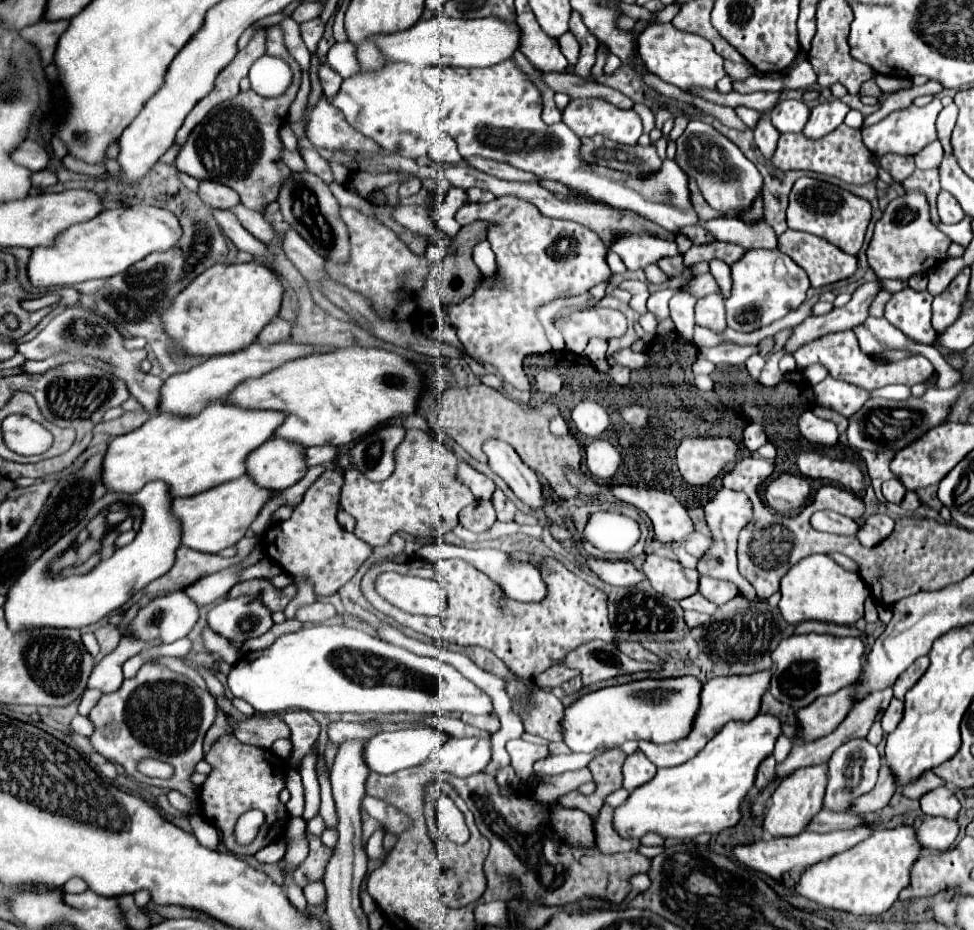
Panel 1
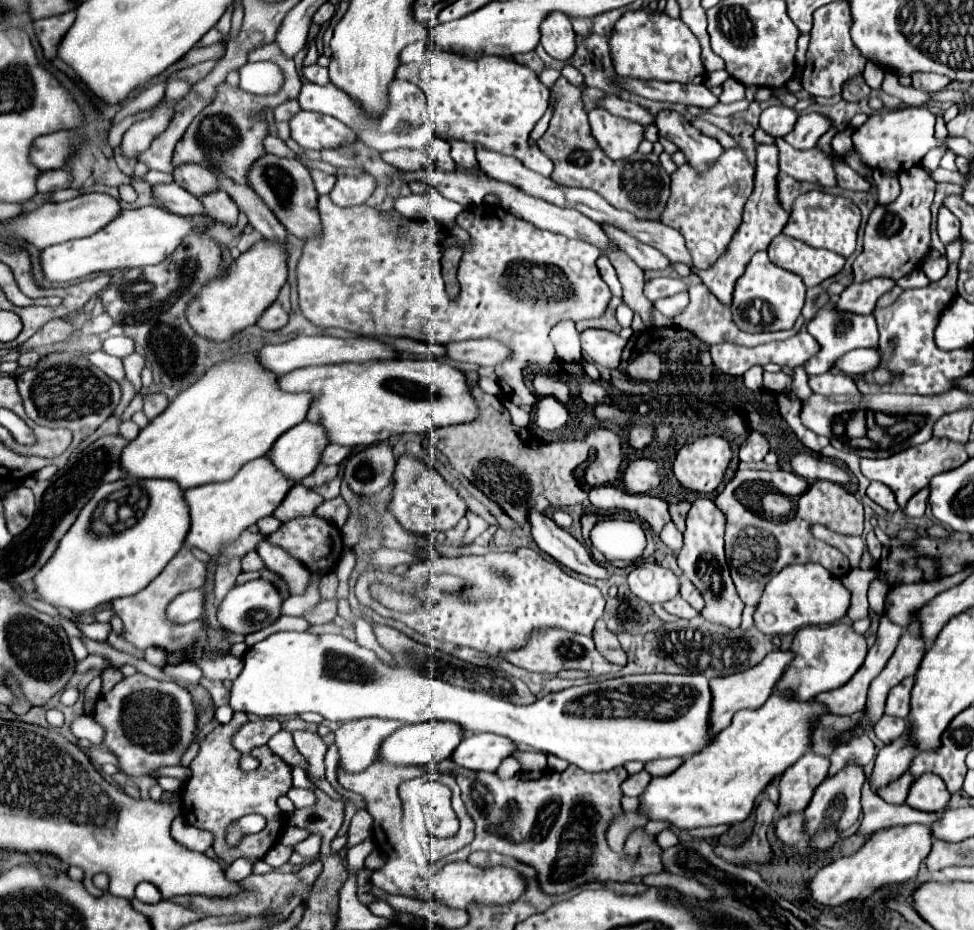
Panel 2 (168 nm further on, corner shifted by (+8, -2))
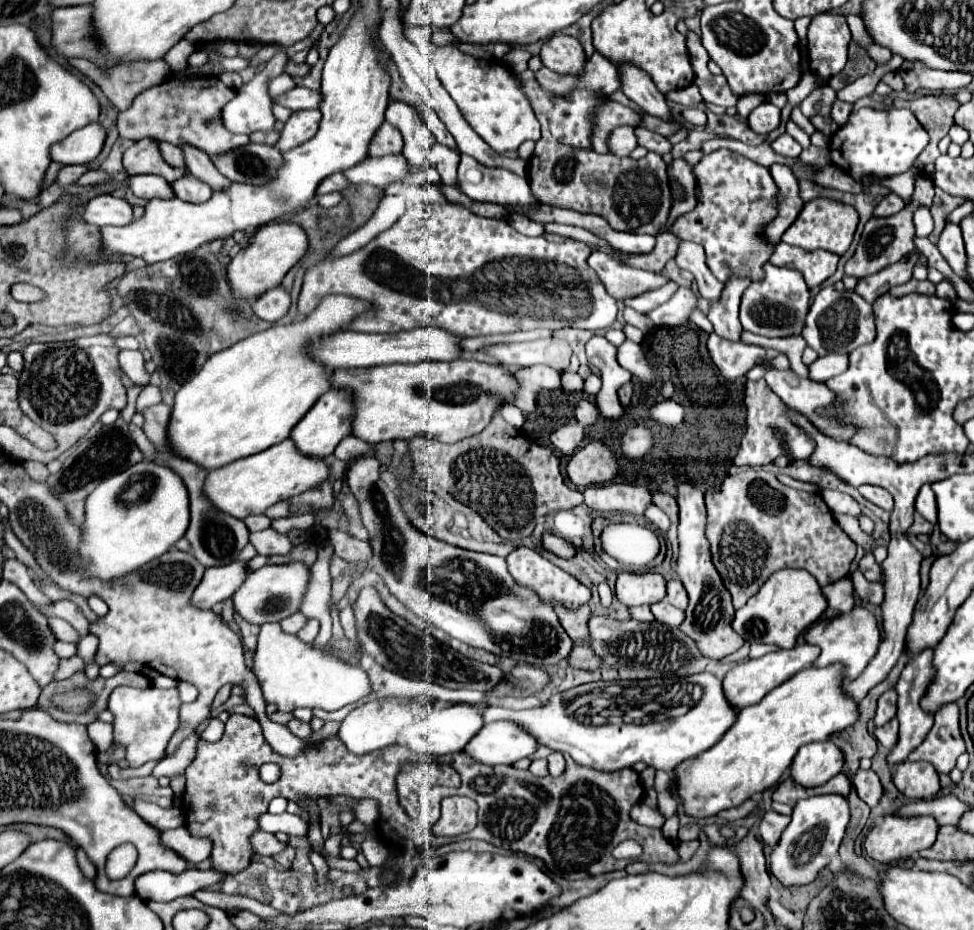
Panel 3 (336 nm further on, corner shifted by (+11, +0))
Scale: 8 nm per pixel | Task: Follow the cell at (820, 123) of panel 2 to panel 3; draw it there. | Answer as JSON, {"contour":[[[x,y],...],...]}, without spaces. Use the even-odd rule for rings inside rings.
{"contour":[[[786,132],[772,142],[772,148],[774,148],[776,154],[790,156],[790,158],[796,158],[796,156],[802,152],[802,146],[800,146],[790,134],[786,134]]]}

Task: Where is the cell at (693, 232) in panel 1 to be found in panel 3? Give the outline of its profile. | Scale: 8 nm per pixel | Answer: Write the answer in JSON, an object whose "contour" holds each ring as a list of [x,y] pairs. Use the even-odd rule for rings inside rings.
{"contour":[[[720,148],[704,156],[692,172],[698,188],[698,204],[692,212],[678,216],[668,232],[680,240],[700,244],[706,252],[710,272],[720,282],[724,282],[732,270],[740,272],[738,276],[742,278],[762,278],[762,266],[774,248],[762,242],[760,228],[776,214],[776,186],[768,168],[748,160],[742,154]]]}

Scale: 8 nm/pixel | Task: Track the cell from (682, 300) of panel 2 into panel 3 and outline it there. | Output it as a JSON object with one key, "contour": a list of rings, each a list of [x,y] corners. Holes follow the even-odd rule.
{"contour":[[[668,282],[666,286],[662,286],[662,288],[658,288],[658,290],[650,290],[650,292],[638,296],[638,298],[626,300],[624,304],[626,304],[626,306],[632,306],[632,308],[638,310],[638,312],[652,312],[652,310],[658,308],[660,304],[668,302],[676,290],[678,290],[678,284],[676,284],[676,282]]]}

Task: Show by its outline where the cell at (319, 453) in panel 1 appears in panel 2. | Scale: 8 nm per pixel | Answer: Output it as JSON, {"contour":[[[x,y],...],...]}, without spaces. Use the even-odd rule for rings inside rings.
{"contour":[[[329,444],[329,446],[325,448],[325,452],[323,452],[321,462],[325,462],[325,464],[341,464],[351,452],[353,452],[353,448],[349,448],[349,446]]]}

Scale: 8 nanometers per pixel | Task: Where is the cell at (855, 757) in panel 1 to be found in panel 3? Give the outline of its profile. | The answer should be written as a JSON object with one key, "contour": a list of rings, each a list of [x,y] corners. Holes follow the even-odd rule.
{"contour":[[[824,794],[800,800],[794,806],[792,822],[784,830],[776,850],[770,854],[768,864],[772,868],[772,874],[784,886],[802,886],[812,882],[820,874],[820,870],[830,862],[830,856],[838,852],[848,822],[850,806],[842,794]]]}

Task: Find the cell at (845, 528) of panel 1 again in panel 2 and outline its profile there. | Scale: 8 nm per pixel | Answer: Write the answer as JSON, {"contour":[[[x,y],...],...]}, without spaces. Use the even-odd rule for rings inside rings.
{"contour":[[[815,526],[813,528],[813,534],[829,544],[833,544],[835,548],[839,548],[849,560],[851,560],[851,568],[859,568],[859,562],[861,562],[861,554],[865,550],[865,542],[857,536],[841,536],[841,534],[835,534],[823,526]]]}

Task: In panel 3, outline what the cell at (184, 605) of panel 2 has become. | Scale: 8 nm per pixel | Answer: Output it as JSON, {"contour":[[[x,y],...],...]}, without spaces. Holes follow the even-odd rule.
{"contour":[[[238,560],[218,568],[206,568],[202,582],[196,586],[190,598],[190,604],[200,610],[210,610],[214,604],[230,598],[246,576],[246,564]]]}

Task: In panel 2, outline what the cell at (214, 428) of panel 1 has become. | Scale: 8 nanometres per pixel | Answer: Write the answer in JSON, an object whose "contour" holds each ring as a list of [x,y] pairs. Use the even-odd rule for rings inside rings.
{"contour":[[[243,352],[223,360],[221,364],[215,364],[209,368],[209,372],[205,372],[205,376],[201,376],[201,380],[179,392],[167,410],[149,422],[149,426],[143,428],[129,446],[125,446],[121,454],[123,470],[135,478],[169,478],[175,480],[183,490],[233,478],[243,464],[265,456],[283,432],[297,426],[307,416],[313,396],[309,392],[285,392],[281,388],[277,392],[265,392],[265,386],[279,386],[277,380],[277,374],[265,370],[265,366],[259,364],[255,352]]]}

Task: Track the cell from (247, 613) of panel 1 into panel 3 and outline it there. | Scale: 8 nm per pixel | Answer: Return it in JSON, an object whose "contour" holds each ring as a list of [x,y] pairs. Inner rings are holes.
{"contour":[[[300,562],[286,564],[286,566],[262,566],[248,574],[242,586],[234,592],[234,612],[240,614],[250,624],[264,624],[264,622],[280,622],[282,618],[298,612],[302,594],[306,590],[310,576],[310,568],[302,566]]]}

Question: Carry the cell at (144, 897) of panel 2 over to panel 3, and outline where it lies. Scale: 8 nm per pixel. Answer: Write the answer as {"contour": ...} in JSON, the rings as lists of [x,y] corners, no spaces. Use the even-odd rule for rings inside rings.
{"contour":[[[188,868],[182,874],[170,874],[170,872],[146,872],[136,880],[136,894],[142,900],[154,900],[154,902],[170,902],[180,896],[194,894],[198,890],[210,888],[212,884],[220,882],[224,878],[224,872],[220,870],[198,870]]]}

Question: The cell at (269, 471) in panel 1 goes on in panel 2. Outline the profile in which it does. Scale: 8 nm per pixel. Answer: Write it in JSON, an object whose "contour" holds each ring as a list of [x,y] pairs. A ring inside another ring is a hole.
{"contour":[[[303,420],[301,424],[287,430],[273,444],[269,456],[281,472],[301,482],[307,474],[311,474],[317,468],[321,452],[327,444],[331,442],[325,428],[321,428],[321,424]]]}

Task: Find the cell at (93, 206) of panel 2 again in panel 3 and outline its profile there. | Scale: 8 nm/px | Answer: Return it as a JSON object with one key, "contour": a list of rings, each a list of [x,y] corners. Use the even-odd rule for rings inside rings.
{"contour":[[[100,194],[84,204],[82,222],[94,226],[126,226],[132,222],[132,206],[112,194]]]}

